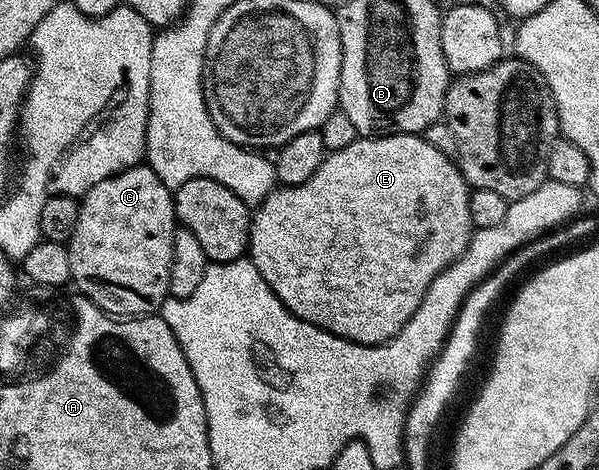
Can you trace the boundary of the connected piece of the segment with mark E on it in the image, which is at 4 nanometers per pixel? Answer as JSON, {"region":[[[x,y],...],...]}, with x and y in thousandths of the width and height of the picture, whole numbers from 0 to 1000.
{"region":[[[653,283],[649,291],[606,291],[568,321],[544,326],[526,368],[508,389],[461,398],[432,432],[417,464],[414,545],[427,577],[441,585],[441,602],[454,611],[467,645],[474,645],[474,653],[508,687],[521,687],[558,717],[573,717],[603,734],[639,734],[671,702],[681,679],[688,679],[728,585],[746,572],[781,526],[788,494],[781,457],[783,421],[785,402],[763,349],[753,336],[735,330],[735,321],[728,321],[728,313],[721,313],[710,289]]]}

